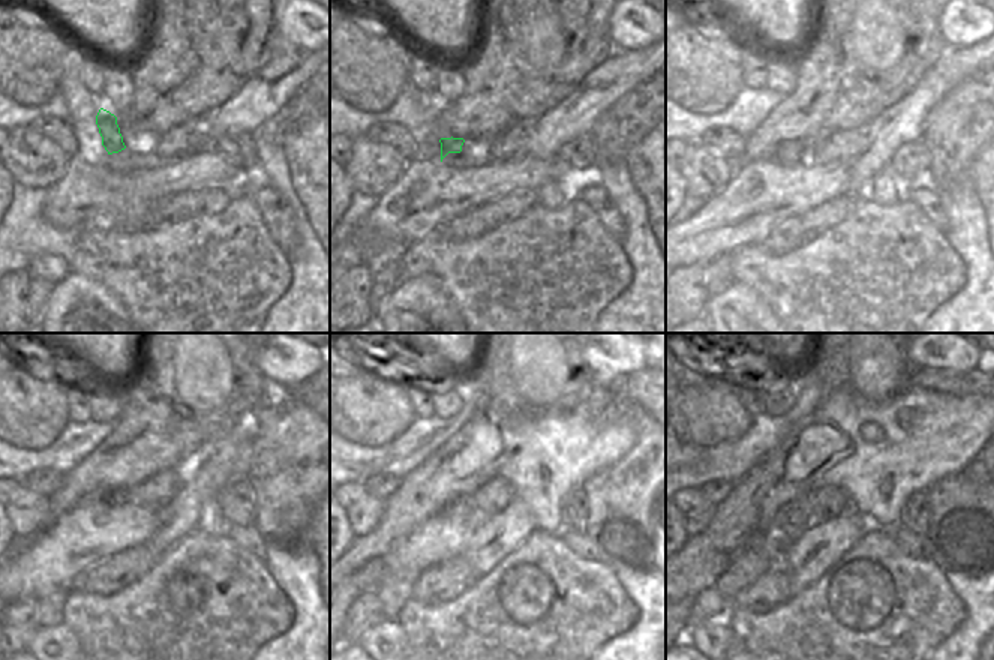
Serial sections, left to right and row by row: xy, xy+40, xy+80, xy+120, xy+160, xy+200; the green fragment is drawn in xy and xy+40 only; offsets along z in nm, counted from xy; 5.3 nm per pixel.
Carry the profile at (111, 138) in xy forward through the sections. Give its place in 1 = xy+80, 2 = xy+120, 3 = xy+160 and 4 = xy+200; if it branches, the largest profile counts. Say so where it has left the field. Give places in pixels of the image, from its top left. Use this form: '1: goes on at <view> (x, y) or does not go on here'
1: goes on at xy+80 (790, 152)
2: goes on at xy+120 (116, 495)
3: goes on at xy+160 (458, 507)
4: goes on at xy+200 (795, 516)

